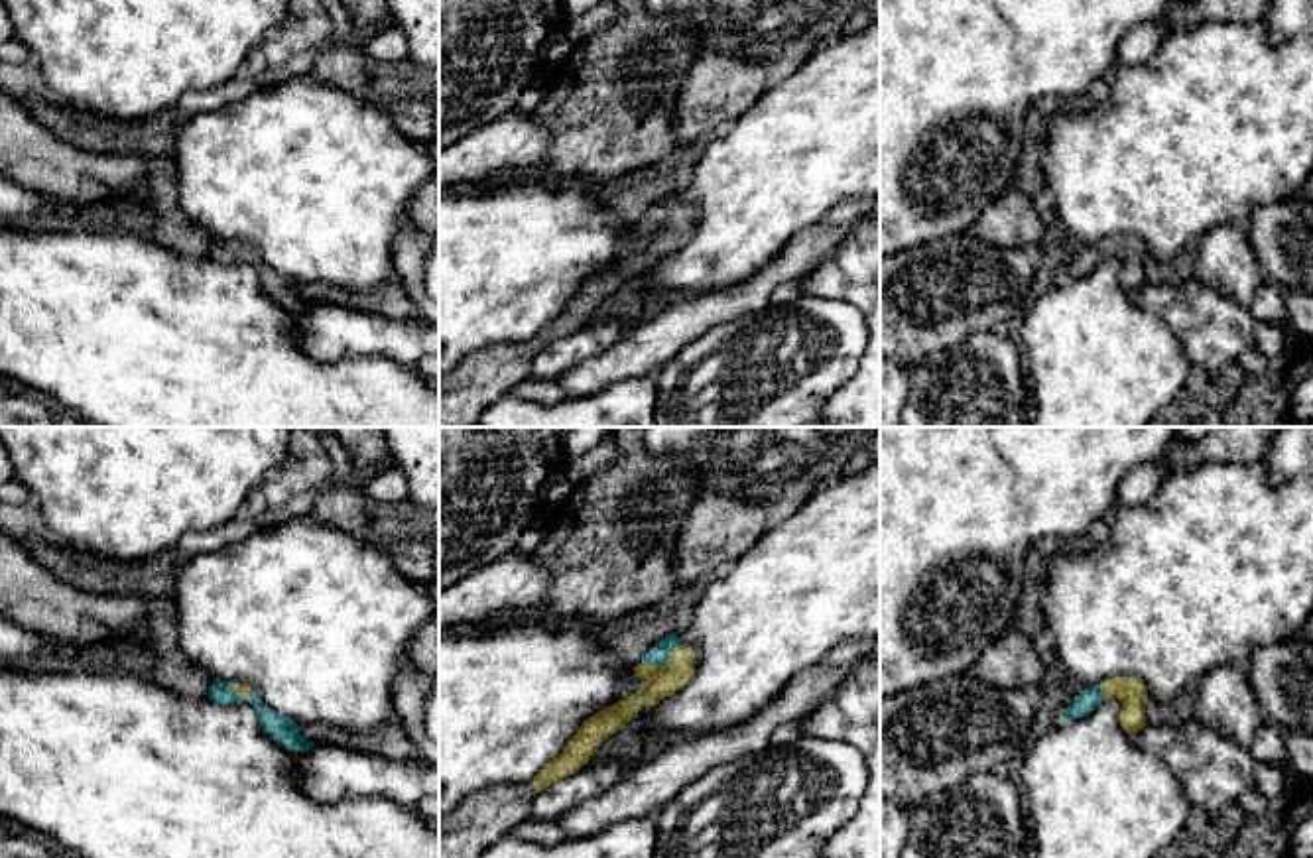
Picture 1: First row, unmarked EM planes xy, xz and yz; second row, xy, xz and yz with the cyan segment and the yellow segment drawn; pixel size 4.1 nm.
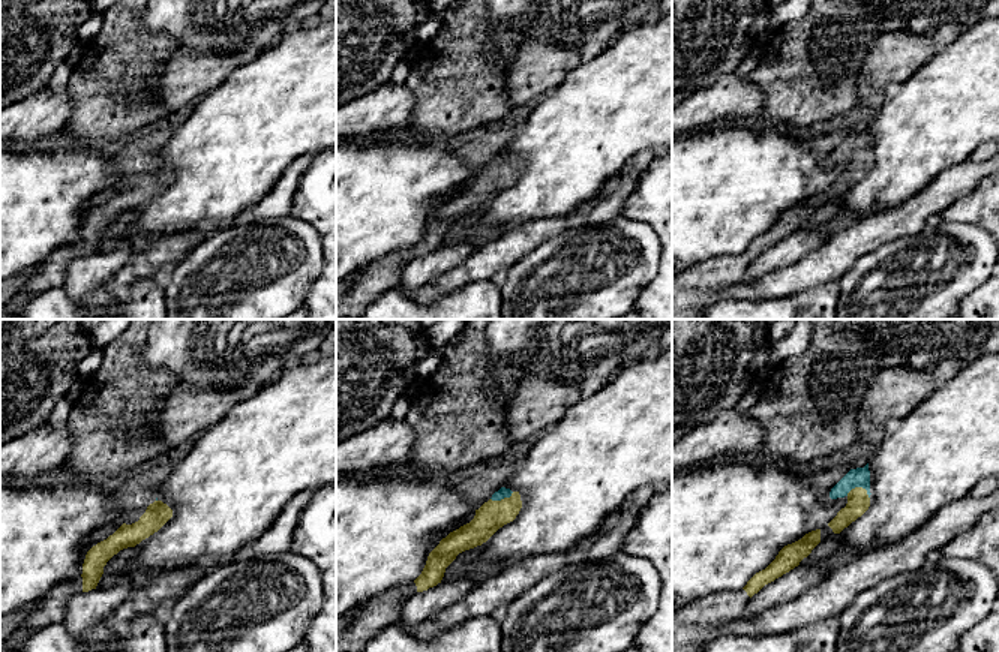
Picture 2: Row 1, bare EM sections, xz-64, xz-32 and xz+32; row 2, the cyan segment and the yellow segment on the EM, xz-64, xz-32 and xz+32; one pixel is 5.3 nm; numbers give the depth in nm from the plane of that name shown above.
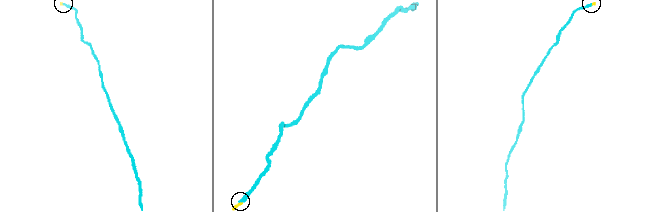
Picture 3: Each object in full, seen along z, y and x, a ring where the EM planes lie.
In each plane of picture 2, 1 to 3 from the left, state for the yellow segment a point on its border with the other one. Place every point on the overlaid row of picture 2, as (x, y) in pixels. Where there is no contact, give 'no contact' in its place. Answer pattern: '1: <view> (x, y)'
1: no contact
2: xz-32 (501, 498)
3: xz+32 (860, 486)

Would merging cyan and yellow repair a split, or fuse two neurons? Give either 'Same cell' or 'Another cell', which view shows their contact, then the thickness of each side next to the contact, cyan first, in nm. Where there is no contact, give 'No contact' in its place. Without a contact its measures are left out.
Same cell. Touches cyan in xz. Thickness 80 nm (cyan) against 130 nm

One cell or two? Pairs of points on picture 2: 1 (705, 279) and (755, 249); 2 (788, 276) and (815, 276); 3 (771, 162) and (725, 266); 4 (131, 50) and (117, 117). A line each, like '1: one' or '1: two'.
1: one
2: one
3: two
4: one

